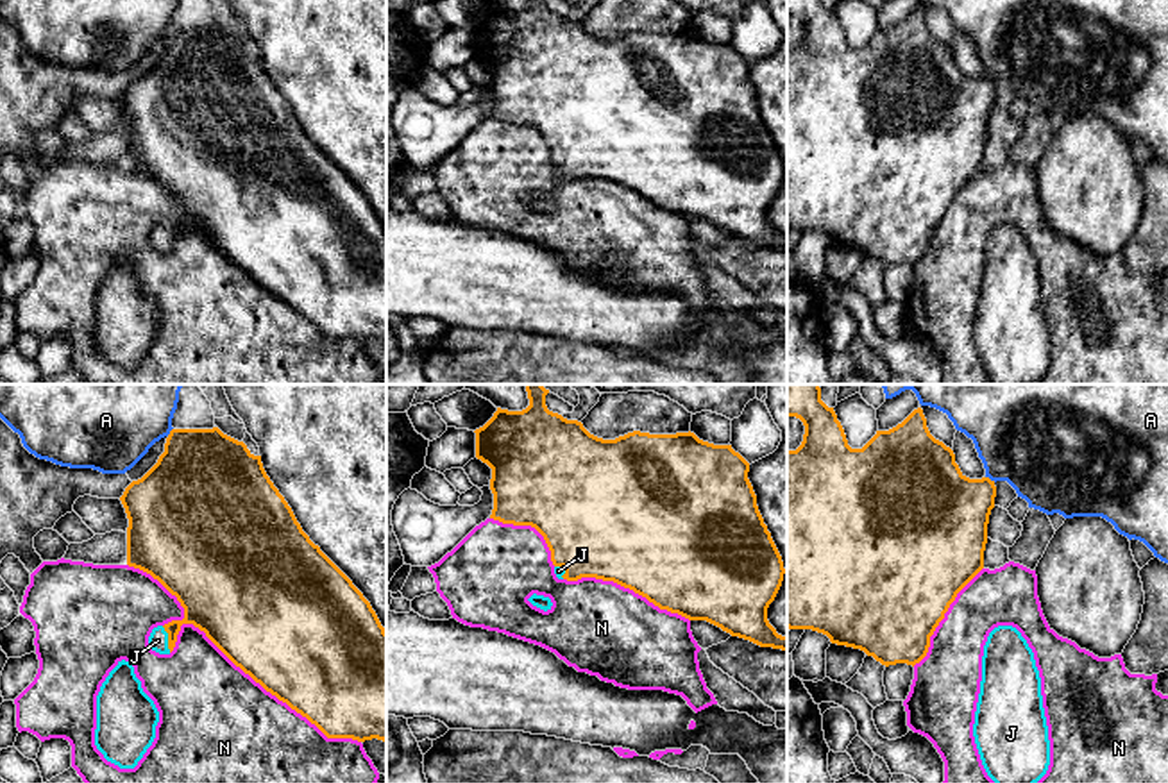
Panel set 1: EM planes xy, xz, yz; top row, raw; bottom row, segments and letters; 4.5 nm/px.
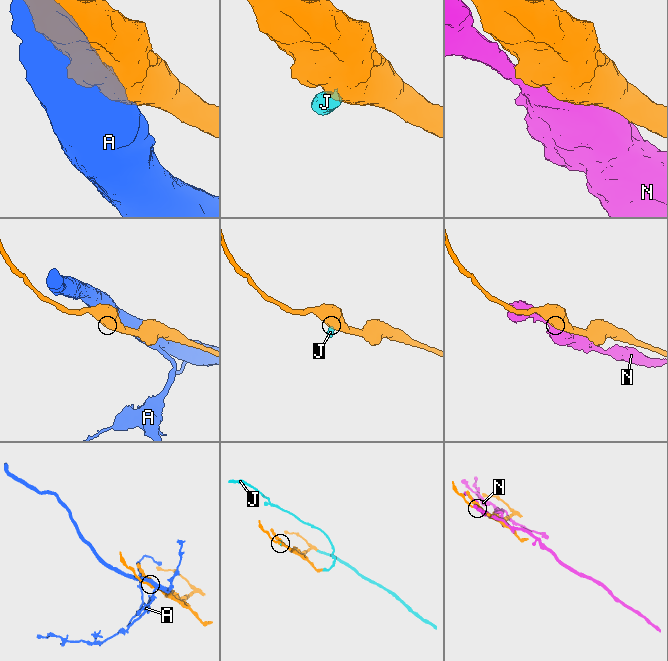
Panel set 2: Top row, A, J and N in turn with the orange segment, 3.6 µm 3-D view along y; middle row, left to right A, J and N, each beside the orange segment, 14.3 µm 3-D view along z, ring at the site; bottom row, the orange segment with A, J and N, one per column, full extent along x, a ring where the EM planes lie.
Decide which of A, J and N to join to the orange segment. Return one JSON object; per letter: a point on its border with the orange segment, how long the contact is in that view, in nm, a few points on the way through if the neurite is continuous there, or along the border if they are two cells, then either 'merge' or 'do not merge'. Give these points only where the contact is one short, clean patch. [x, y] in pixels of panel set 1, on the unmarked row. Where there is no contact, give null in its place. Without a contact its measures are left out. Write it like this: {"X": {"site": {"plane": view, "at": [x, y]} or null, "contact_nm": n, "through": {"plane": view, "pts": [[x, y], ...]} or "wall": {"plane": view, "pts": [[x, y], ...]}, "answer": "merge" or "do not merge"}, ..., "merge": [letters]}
{"A": {"site": {"plane": "yz", "at": [990, 79]}, "contact_nm": 50, "answer": "do not merge"}, "J": {"site": {"plane": "xy", "at": [169, 238]}, "contact_nm": 130, "answer": "merge"}, "N": {"site": {"plane": "xy", "at": [235, 263]}, "contact_nm": 1300, "answer": "do not merge"}, "merge": ["J"]}

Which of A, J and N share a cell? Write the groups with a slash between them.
A / J / N

